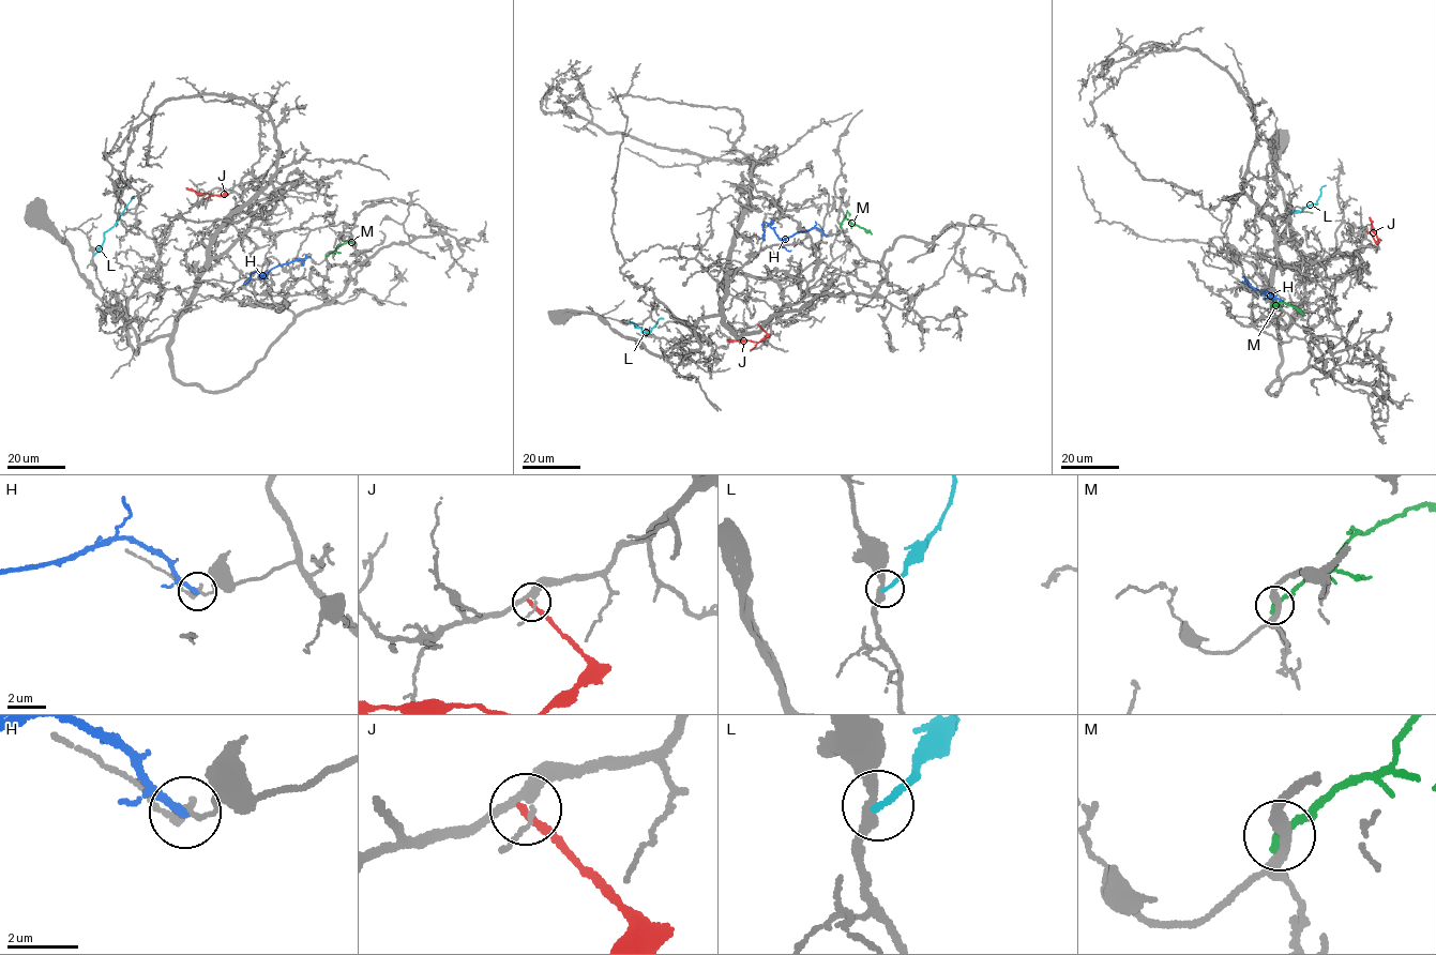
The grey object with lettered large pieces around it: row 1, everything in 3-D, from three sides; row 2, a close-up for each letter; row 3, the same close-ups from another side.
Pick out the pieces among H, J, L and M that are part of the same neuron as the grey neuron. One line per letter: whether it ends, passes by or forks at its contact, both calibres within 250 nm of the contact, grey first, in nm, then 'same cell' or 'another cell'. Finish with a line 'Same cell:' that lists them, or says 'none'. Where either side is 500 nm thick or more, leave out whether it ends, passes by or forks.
H: it ends | 130/240 nm | another cell
J: it ends | 240/200 nm | another cell
L: it ends | 280/200 nm | another cell
M: it ends | 280/260 nm | another cell
Same cell: none

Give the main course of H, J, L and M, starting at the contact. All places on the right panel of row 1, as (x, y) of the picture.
H: (1283, 301), (1266, 289), (1263, 292), (1253, 287), (1242, 276), (1250, 286)
J: (1366, 231), (1377, 242), (1370, 216)
L: (1289, 211), (1298, 212), (1317, 205), (1325, 185)
M: (1279, 306), (1276, 303), (1287, 304), (1303, 314)

